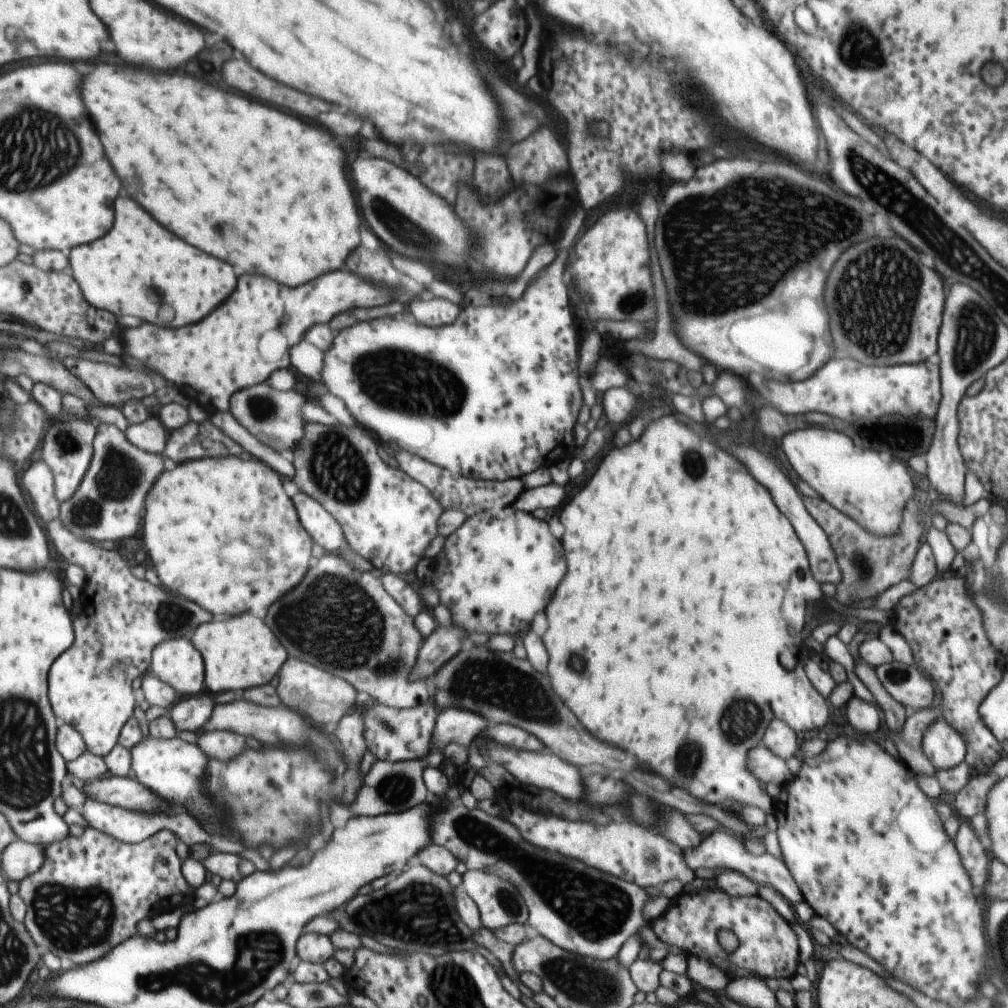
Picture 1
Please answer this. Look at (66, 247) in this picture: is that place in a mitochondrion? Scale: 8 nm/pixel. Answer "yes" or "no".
no

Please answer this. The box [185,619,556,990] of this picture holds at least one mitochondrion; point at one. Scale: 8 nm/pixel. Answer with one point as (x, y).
(418, 911)

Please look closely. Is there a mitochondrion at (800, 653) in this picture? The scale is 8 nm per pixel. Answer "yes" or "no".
no

